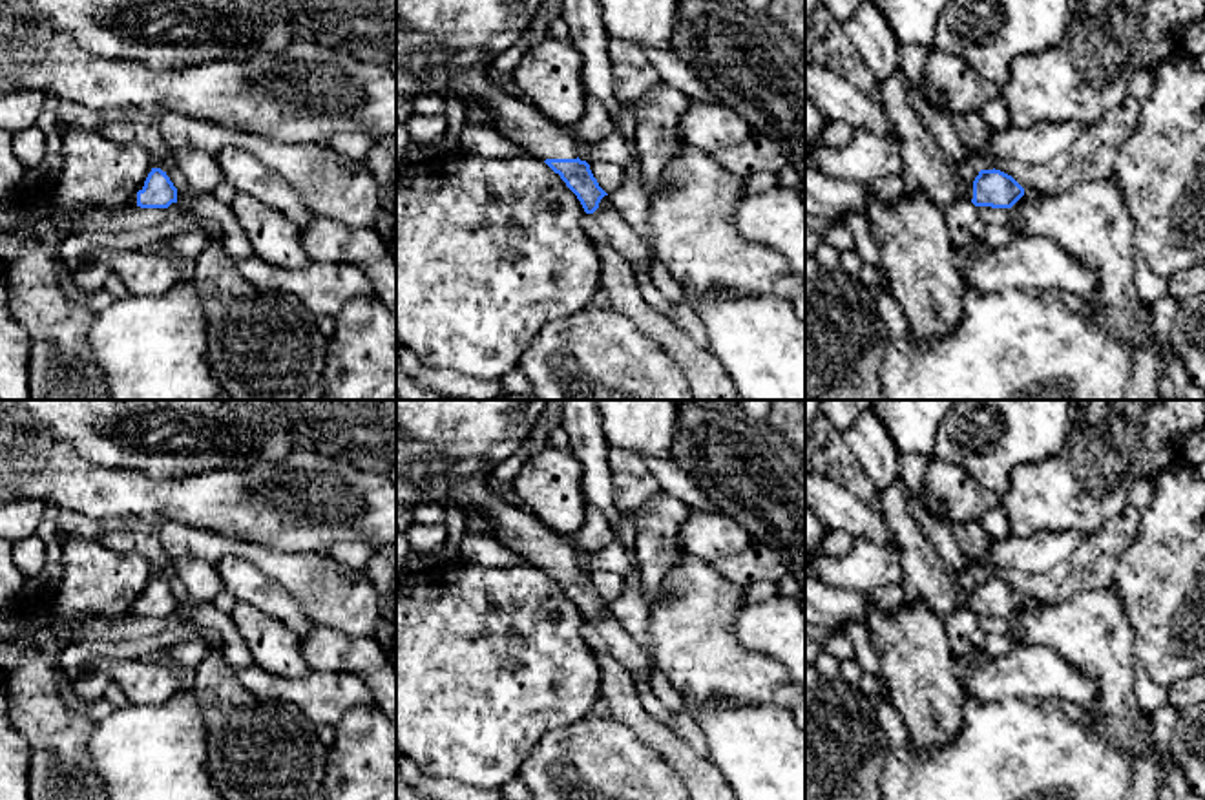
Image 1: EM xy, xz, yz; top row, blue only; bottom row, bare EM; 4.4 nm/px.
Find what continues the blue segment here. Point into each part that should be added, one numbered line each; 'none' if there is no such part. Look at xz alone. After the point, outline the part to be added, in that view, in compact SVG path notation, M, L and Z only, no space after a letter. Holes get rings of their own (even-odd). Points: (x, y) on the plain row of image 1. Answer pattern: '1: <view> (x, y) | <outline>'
1: xz (493, 430) | M396 400L396 484L425 486L444 482L445 497L460 508L471 508L497 530L497 539L513 552L528 557L537 568L577 568L570 537L553 532L524 508L500 500L487 486L487 473L453 479L451 469L469 458L480 457L493 469L511 457L529 437L548 400ZM440 453L447 458L442 471L427 466L427 457Z

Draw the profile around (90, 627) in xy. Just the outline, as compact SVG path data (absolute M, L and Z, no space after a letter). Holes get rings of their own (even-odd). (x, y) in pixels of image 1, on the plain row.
M84 616L75 621L80 641L124 641L155 636L164 630L164 617L102 617Z

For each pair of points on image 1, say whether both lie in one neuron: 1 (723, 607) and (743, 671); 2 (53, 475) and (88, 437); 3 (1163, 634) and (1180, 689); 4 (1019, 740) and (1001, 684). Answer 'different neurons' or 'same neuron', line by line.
1: same neuron
2: different neurons
3: different neurons
4: different neurons

